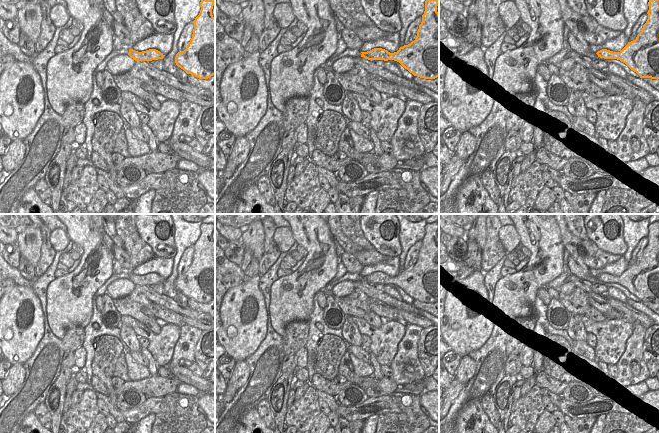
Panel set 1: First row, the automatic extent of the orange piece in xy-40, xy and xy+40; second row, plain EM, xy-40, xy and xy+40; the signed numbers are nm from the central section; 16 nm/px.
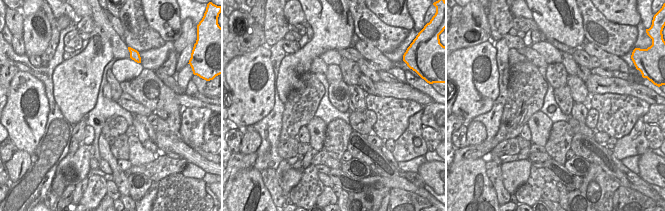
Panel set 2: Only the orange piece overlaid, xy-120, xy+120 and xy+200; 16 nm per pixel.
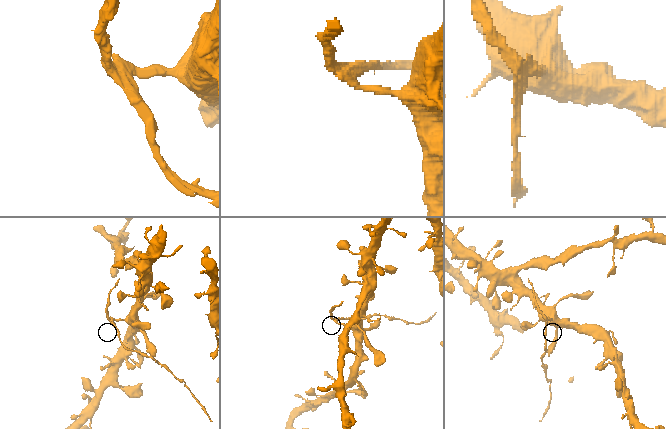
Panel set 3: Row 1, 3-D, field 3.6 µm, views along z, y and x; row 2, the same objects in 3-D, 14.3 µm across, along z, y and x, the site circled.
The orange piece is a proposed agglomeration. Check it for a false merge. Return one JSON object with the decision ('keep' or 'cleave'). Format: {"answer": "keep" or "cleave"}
{"answer": "cleave"}

